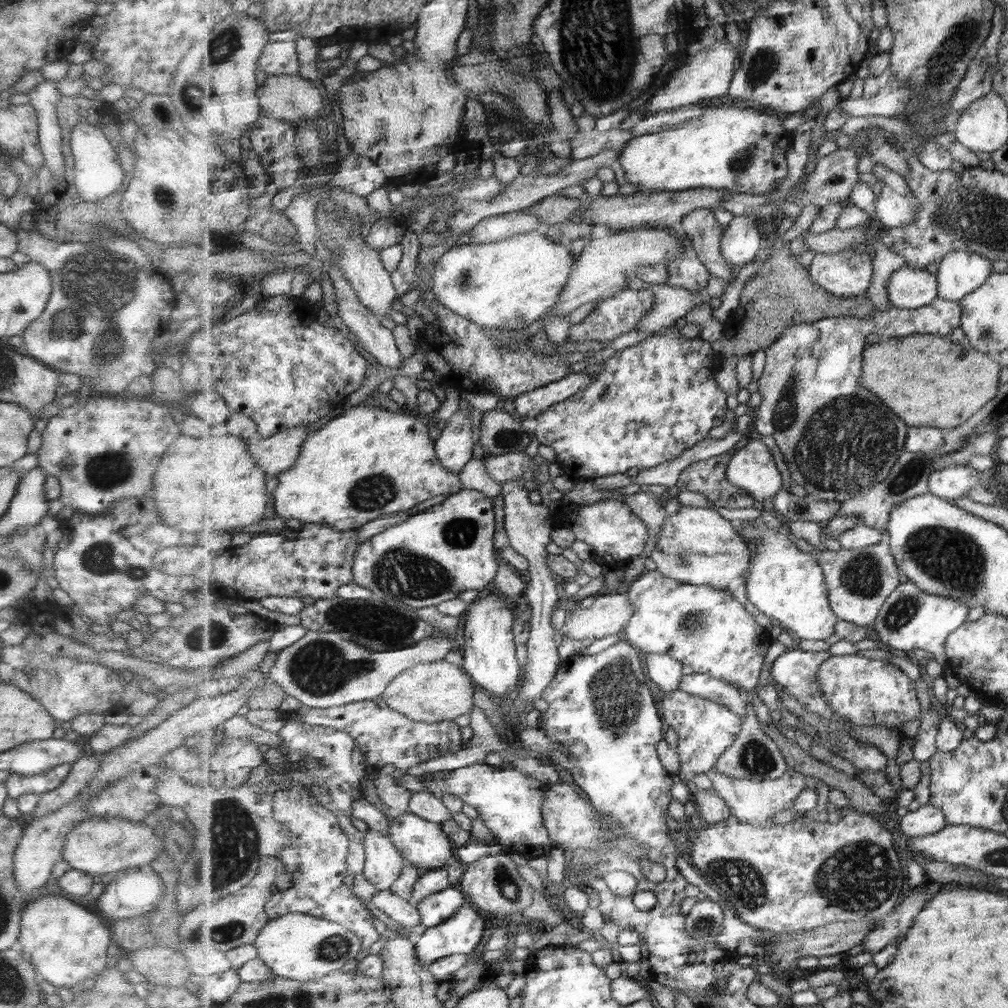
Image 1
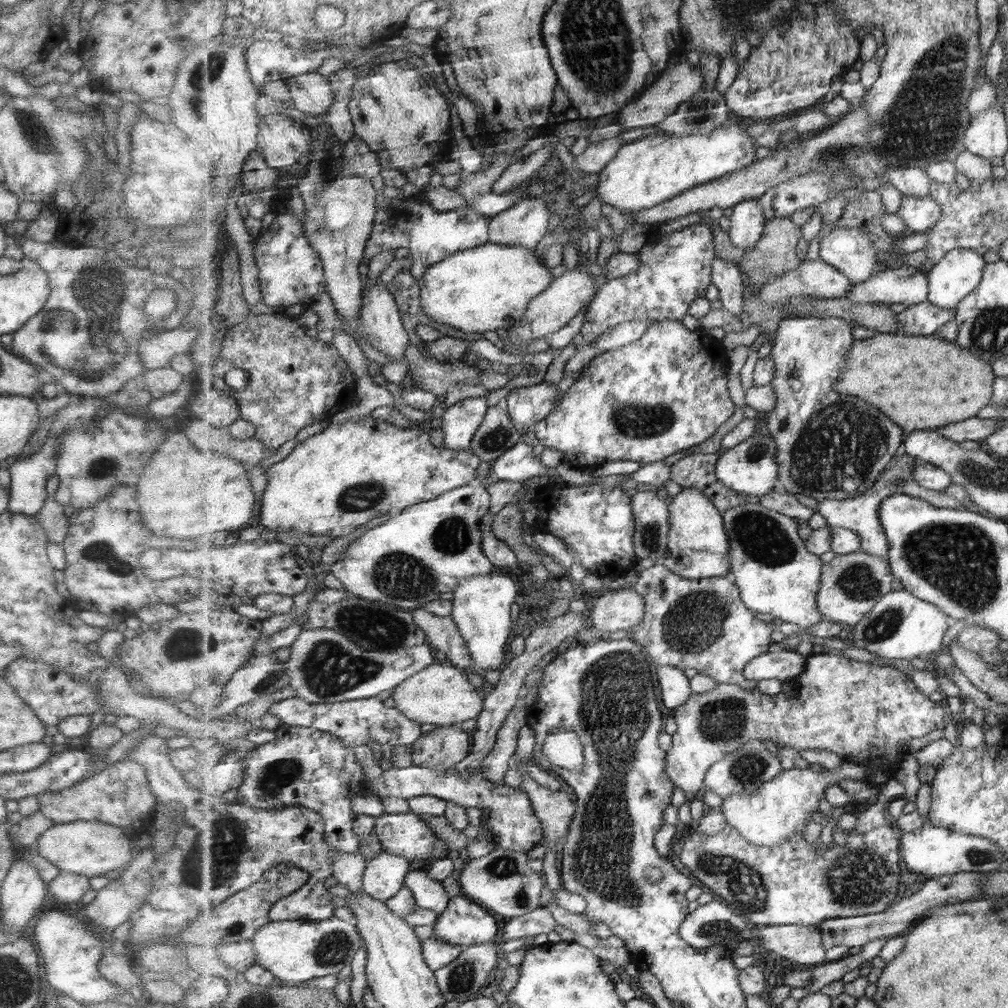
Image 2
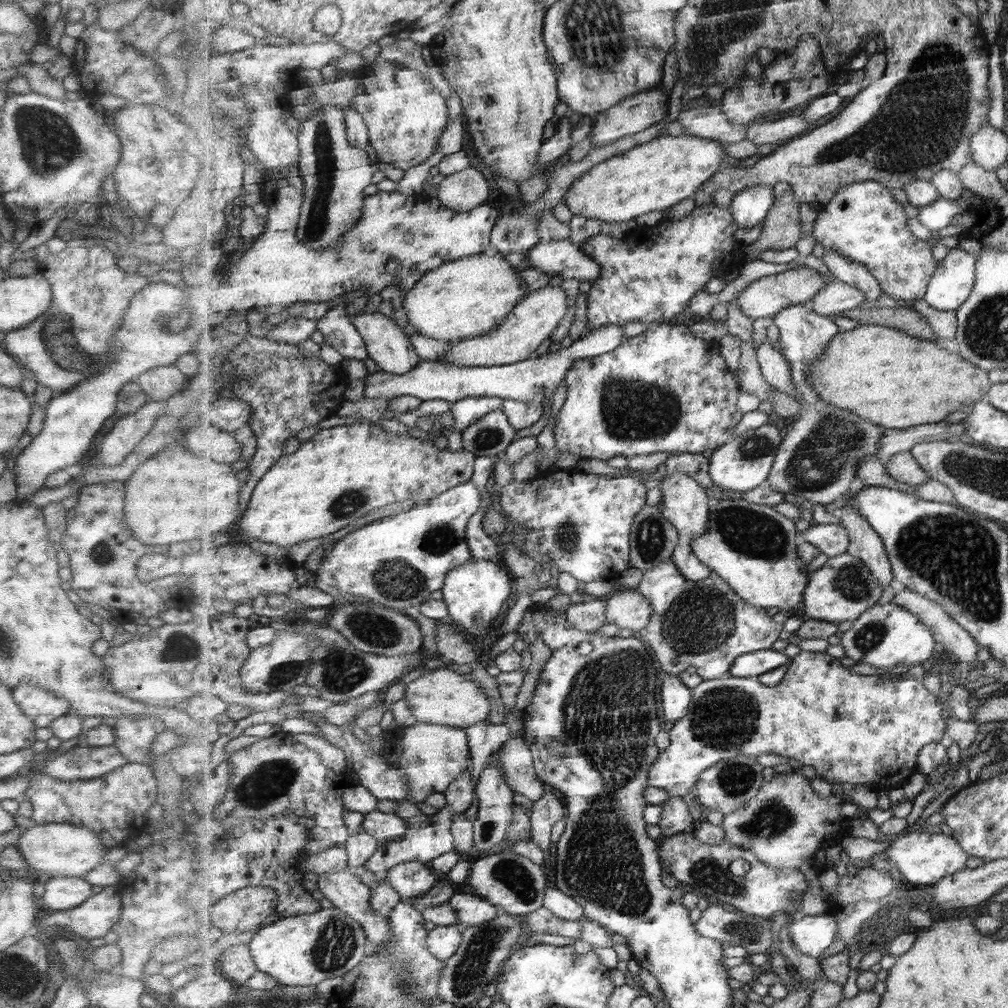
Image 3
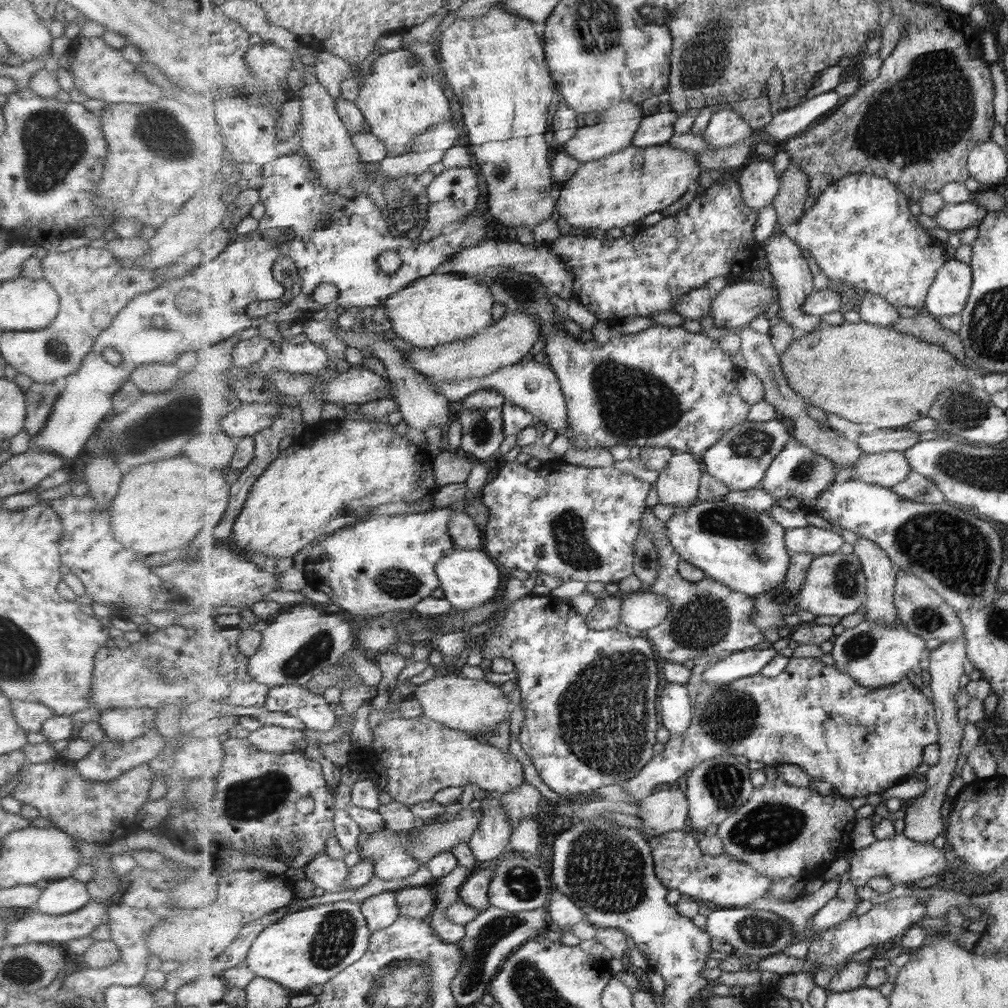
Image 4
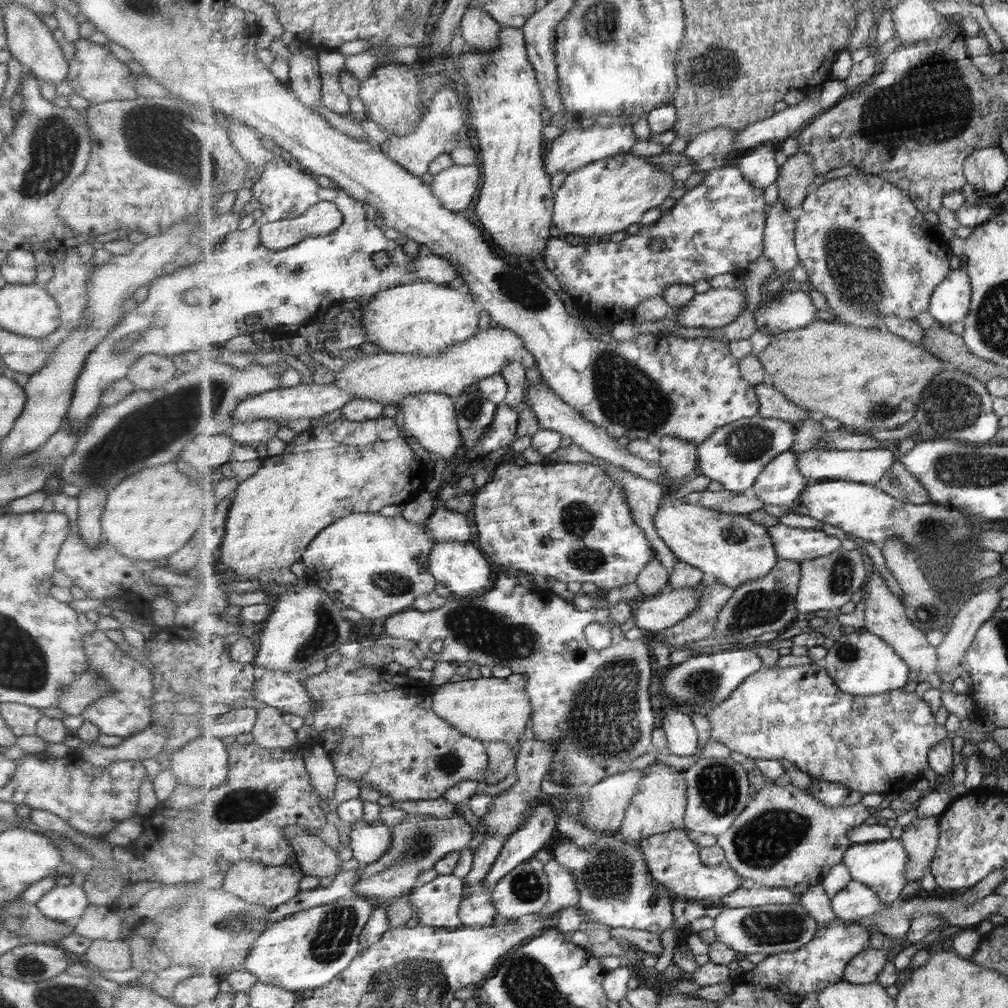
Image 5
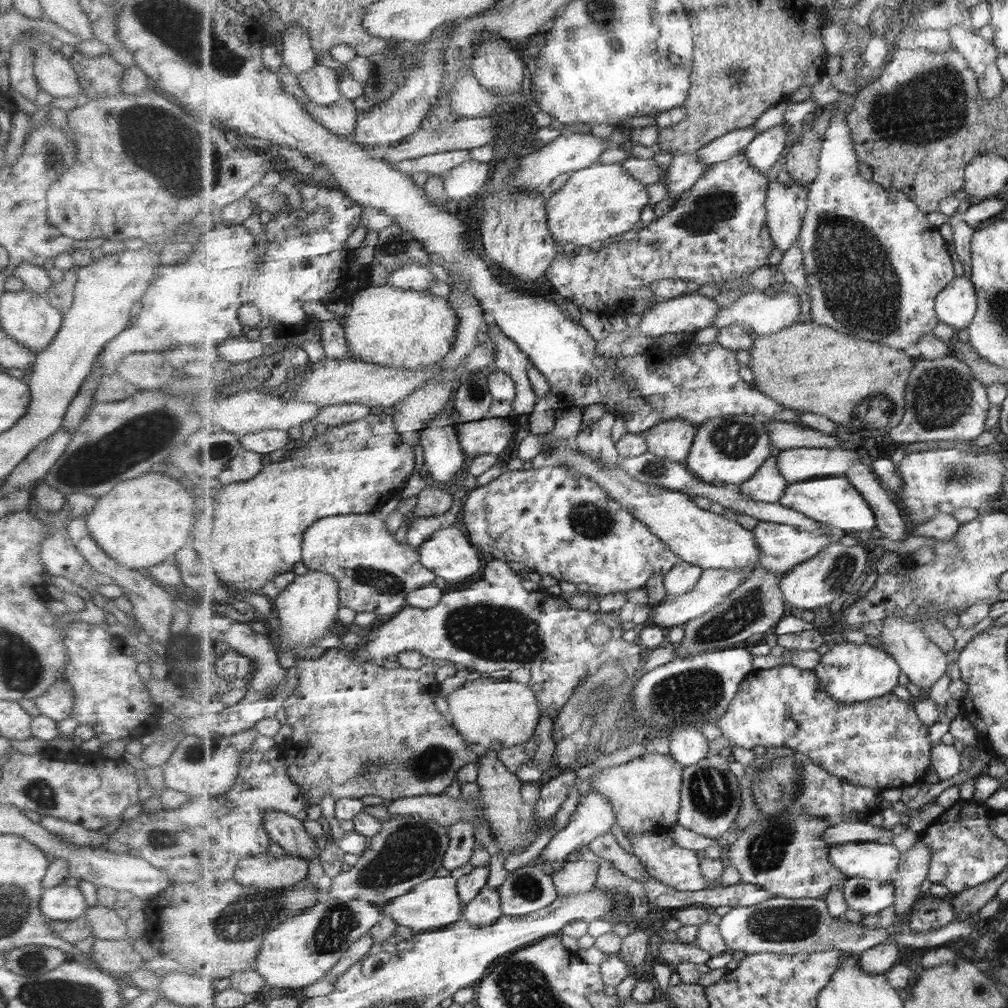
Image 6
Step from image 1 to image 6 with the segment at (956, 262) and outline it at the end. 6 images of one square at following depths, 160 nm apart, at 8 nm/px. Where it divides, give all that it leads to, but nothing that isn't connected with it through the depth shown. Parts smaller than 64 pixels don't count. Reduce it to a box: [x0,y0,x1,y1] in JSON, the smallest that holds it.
[936,275,978,329]

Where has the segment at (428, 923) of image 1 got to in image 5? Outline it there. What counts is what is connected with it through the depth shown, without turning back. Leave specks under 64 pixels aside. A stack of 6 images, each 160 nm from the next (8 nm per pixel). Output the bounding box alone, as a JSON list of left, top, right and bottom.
[350,824,392,867]

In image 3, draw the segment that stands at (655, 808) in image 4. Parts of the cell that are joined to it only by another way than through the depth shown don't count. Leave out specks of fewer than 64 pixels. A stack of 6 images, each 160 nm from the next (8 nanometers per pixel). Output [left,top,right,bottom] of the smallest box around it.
[658,795,698,837]

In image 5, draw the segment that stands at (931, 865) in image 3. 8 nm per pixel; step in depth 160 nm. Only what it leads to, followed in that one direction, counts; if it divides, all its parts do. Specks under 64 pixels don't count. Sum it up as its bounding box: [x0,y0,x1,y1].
[842,838,910,905]

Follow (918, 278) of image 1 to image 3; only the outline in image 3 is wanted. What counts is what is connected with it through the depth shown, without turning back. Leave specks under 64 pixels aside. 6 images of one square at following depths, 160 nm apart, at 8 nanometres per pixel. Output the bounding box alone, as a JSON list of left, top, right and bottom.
[810,278,867,317]

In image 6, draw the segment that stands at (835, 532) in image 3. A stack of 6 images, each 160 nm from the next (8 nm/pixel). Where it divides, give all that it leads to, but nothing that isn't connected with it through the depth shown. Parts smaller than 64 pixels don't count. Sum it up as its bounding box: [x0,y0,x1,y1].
[754,521,833,574]

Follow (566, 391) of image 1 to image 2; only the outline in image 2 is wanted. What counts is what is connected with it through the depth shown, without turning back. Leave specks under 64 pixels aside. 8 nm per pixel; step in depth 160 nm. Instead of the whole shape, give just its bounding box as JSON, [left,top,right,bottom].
[505,381,557,432]

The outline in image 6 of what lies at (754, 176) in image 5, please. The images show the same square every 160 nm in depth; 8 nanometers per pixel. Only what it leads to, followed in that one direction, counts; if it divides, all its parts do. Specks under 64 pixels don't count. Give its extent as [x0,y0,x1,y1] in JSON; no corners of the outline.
[745,124,791,174]

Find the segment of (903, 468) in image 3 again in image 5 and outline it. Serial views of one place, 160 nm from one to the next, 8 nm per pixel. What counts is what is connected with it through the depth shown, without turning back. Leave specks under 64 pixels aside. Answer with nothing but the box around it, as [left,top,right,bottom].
[798,450,898,486]

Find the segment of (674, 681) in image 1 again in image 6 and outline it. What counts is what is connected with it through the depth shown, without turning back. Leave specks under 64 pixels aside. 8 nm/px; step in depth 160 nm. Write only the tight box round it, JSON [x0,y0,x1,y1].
[669,726,711,767]

